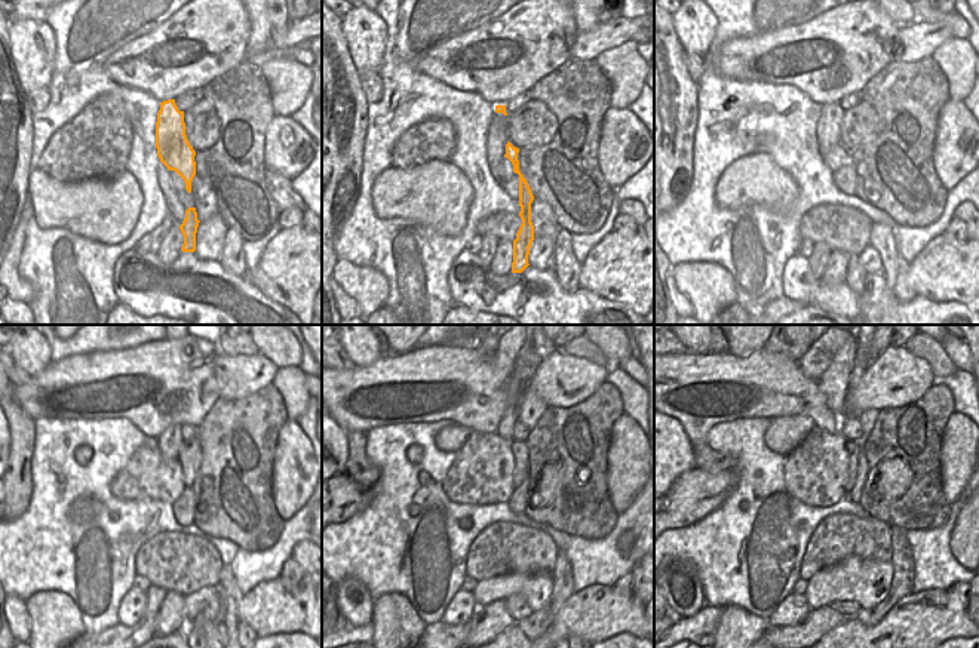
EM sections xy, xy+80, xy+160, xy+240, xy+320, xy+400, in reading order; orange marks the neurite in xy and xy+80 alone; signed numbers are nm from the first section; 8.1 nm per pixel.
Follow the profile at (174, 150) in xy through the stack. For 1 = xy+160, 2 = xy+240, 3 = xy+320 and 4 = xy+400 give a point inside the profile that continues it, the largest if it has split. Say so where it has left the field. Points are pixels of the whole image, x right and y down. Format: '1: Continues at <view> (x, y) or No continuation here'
1: Continues at xy+160 (855, 278)
2: Continues at xy+240 (206, 622)
3: No continuation here
4: No continuation here

